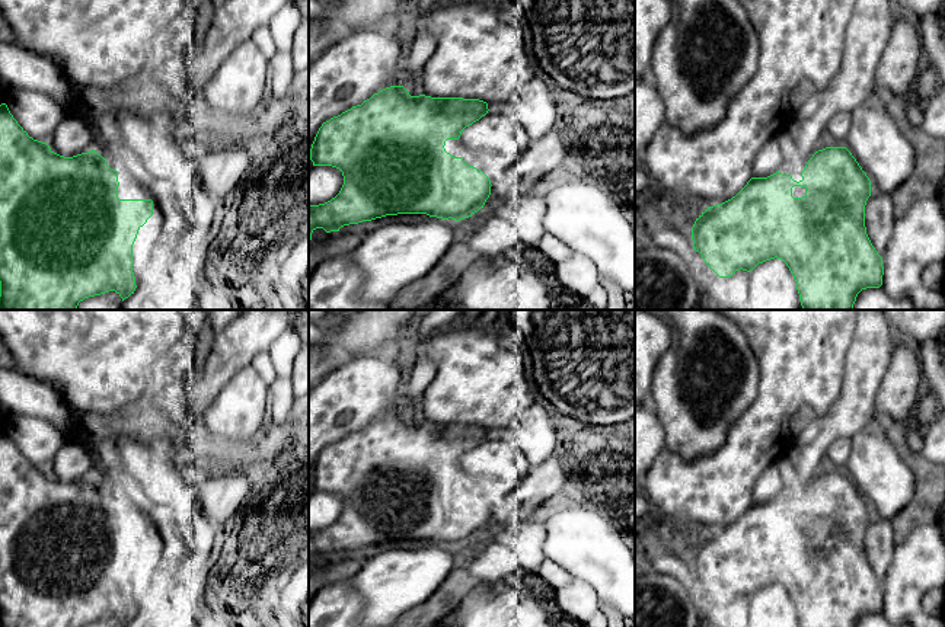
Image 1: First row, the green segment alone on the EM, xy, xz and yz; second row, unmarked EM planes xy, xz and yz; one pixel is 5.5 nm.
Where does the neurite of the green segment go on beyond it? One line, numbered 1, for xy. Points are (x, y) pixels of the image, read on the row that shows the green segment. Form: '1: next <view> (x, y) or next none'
1: next none

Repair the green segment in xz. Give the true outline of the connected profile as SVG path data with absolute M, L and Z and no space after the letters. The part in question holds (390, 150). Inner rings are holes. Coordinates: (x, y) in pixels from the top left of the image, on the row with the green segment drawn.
M390 86L361 105L352 106L323 122L310 148L313 166L332 166L342 172L344 185L331 201L309 205L309 240L316 228L326 233L341 227L371 221L386 215L427 214L443 220L472 217L483 208L491 195L491 180L479 169L469 166L462 157L446 151L447 140L459 140L462 131L488 113L488 103L479 99L411 96L403 86Z

